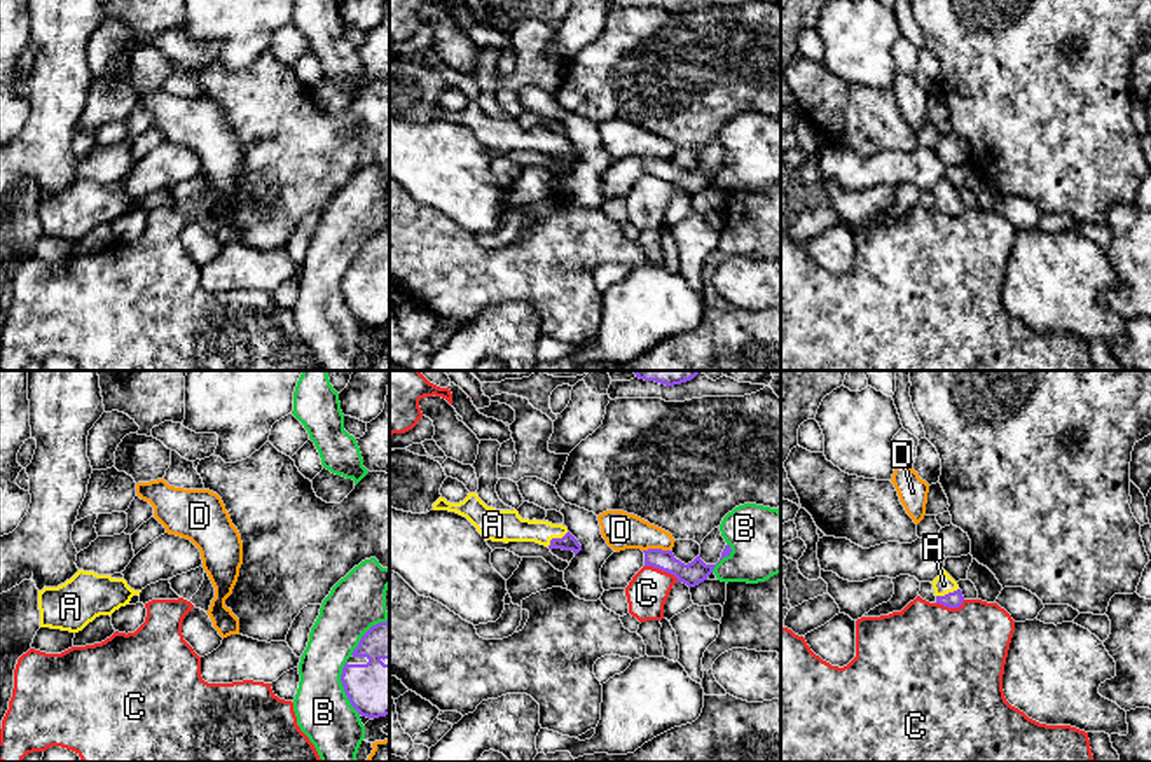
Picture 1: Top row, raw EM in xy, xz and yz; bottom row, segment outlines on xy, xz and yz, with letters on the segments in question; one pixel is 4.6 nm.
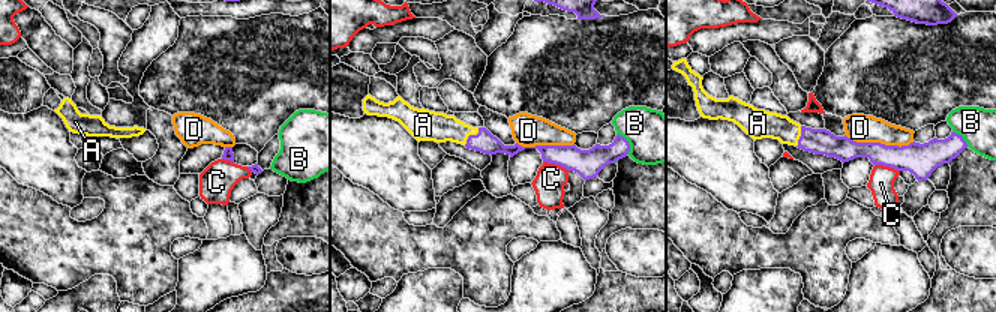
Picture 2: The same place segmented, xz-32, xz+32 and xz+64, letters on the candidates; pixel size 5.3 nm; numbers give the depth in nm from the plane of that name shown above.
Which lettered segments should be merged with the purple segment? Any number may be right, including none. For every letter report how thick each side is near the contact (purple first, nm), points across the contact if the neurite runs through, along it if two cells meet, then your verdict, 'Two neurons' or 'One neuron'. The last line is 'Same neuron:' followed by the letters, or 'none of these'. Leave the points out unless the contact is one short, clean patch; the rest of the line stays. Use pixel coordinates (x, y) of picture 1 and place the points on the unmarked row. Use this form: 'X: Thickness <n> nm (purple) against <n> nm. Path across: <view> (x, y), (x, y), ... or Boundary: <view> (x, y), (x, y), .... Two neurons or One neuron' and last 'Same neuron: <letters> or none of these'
A: Thickness 80 nm (purple) against 140 nm. Path across: xz (568, 151), (556, 147), (535, 138), (505, 135). One neuron
B: Thickness 260 nm (purple) against 260 nm. Two neurons
C: Thickness 110 nm (purple) against 190 nm. Two neurons
D: Thickness 110 nm (purple) against 170 nm. Two neurons
Same neuron: A

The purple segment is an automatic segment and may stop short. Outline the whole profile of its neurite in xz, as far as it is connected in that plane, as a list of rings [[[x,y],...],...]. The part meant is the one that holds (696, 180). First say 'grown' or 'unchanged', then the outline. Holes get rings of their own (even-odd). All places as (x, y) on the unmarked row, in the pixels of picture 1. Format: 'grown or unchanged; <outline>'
unchanged; [[[648,157],[644,161],[644,175],[653,175],[667,180],[678,187],[678,190],[695,196],[707,189],[716,173],[706,173],[700,163],[688,173],[674,166],[672,159]]]

